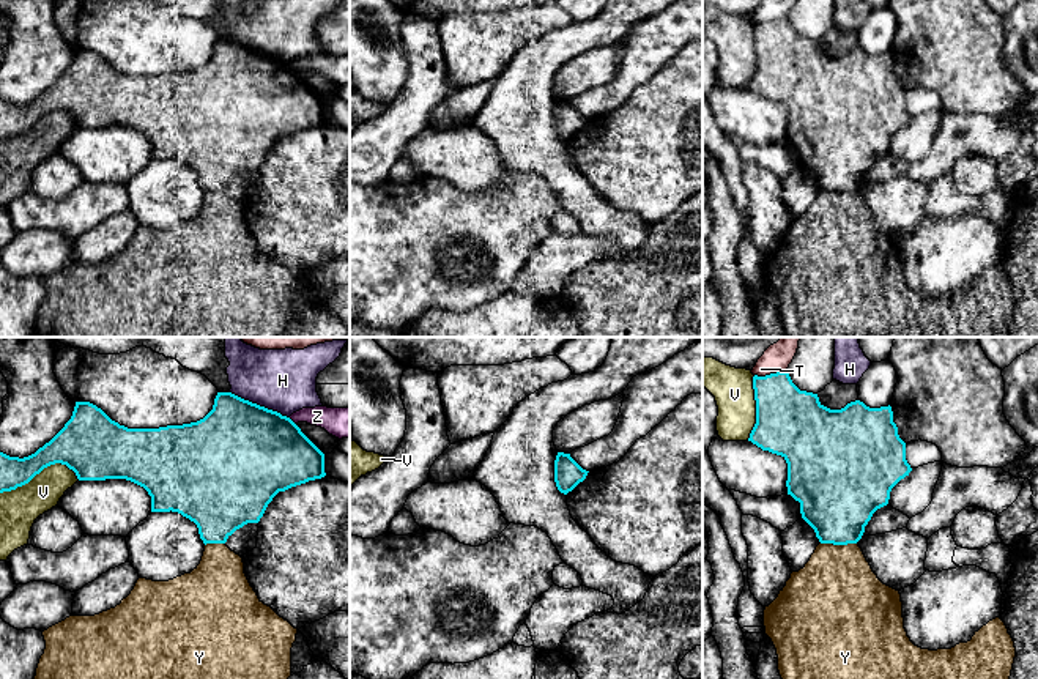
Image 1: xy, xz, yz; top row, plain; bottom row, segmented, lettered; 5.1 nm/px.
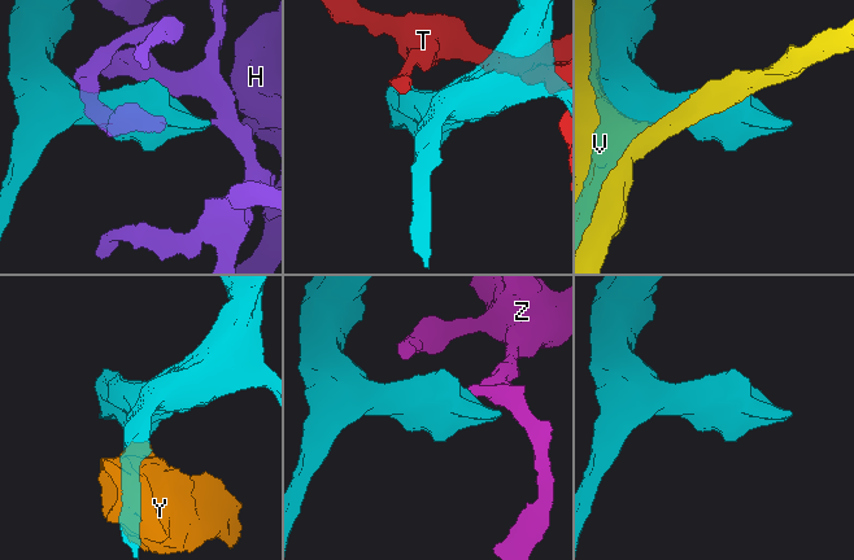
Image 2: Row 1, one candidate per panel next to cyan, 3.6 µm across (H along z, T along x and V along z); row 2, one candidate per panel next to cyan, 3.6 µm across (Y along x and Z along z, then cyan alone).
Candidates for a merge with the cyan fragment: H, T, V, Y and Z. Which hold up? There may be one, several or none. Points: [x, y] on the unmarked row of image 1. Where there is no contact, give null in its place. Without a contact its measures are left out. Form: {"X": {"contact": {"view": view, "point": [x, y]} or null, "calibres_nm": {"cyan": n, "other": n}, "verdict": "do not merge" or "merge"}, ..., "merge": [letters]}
{"H": {"contact": {"view": "xy", "point": [259, 52]}, "calibres_nm": {"cyan": 500, "other": 300}, "verdict": "do not merge"}, "T": {"contact": {"view": "yz", "point": [771, 21]}, "calibres_nm": {"cyan": 320, "other": 110}, "verdict": "do not merge"}, "V": {"contact": {"view": "xy", "point": [40, 118]}, "calibres_nm": {"cyan": 260, "other": 200}, "verdict": "do not merge"}, "Y": {"contact": {"view": "yz", "point": [838, 191]}, "calibres_nm": {"cyan": 400, "other": 440}, "verdict": "do not merge"}, "Z": {"contact": {"view": "xy", "point": [292, 68]}, "calibres_nm": {"cyan": 480, "other": 160}, "verdict": "do not merge"}, "merge": []}

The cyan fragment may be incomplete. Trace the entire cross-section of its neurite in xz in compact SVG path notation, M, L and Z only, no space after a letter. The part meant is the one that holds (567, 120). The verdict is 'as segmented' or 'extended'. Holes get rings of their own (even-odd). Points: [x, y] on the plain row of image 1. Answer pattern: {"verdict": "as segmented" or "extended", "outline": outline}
{"verdict": "as segmented", "outline": "M558 99L554 107L554 129L561 140L567 142L586 126L589 118L583 117L570 101Z"}

